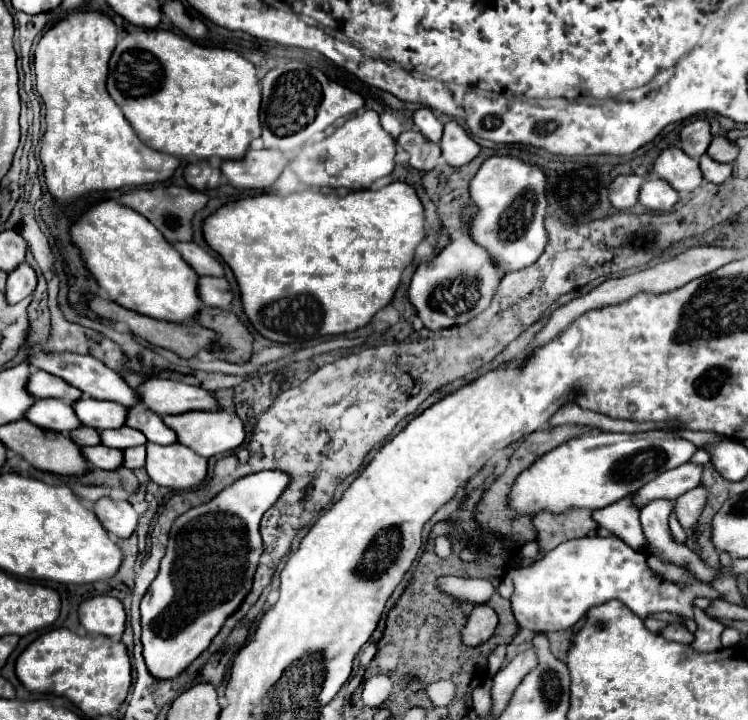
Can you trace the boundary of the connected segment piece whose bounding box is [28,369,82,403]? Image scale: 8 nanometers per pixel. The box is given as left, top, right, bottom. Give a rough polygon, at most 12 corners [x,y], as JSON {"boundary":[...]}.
{"boundary":[[34,371],[28,391],[34,397],[76,403],[80,389],[60,377]]}

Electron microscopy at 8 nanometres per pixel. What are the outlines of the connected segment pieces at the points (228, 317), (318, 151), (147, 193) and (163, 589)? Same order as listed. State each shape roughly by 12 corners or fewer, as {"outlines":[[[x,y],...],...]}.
{"outlines":[[[202,307],[198,321],[216,331],[212,353],[230,363],[254,355],[254,337],[234,313]],[[376,111],[356,115],[290,169],[310,187],[370,187],[396,145]],[[192,187],[126,193],[166,241],[192,241],[208,197]],[[284,471],[176,519],[140,605],[144,661],[182,673],[240,607]]]}

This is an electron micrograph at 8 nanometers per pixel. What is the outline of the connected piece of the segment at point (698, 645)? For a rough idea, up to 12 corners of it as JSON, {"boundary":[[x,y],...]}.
{"boundary":[[693,606],[696,651],[722,649],[725,626]]}

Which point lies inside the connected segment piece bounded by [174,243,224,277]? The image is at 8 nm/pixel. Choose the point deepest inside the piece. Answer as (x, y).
(203, 263)

